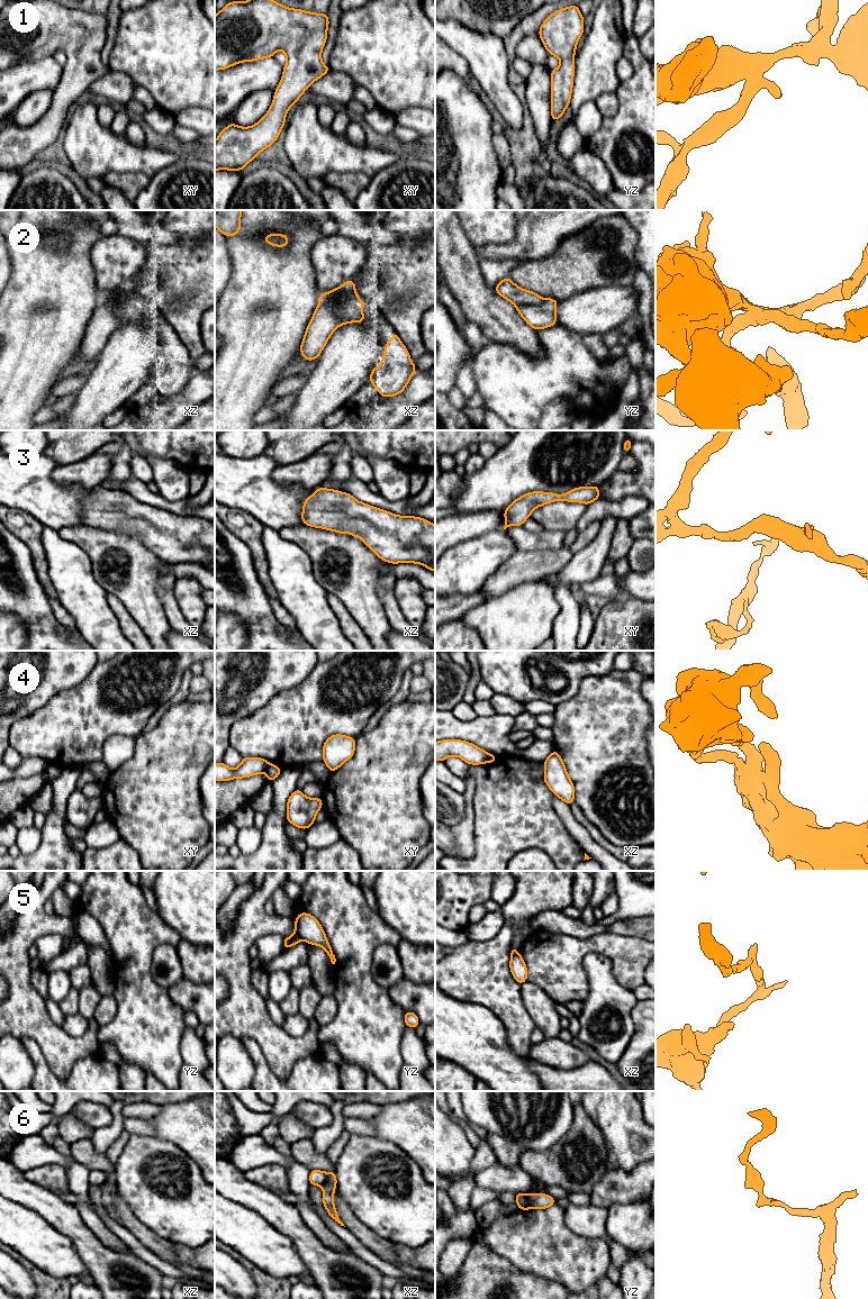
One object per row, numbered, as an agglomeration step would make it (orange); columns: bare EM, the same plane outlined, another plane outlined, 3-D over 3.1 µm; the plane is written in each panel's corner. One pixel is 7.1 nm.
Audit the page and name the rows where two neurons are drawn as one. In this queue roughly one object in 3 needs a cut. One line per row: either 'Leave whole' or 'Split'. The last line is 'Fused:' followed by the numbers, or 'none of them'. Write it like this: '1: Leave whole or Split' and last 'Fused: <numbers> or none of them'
1: Leave whole
2: Leave whole
3: Leave whole
4: Split
5: Split
6: Split
Fused: 4, 5, 6

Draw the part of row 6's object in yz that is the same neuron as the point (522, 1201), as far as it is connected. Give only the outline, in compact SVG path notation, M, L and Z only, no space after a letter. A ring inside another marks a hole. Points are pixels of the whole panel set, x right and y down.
M517 1192L517 1193L515 1193L515 1197L516 1197L515 1202L517 1203L519 1210L530 1209L530 1203L528 1203L528 1200L527 1200L526 1193Z

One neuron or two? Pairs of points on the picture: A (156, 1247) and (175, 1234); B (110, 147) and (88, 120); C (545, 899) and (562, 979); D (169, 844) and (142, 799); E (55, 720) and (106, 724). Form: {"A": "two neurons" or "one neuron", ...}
{"A": "two neurons", "B": "one neuron", "C": "two neurons", "D": "one neuron", "E": "one neuron"}

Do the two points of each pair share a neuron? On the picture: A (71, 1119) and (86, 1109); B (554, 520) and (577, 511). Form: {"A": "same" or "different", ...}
{"A": "different", "B": "same"}

